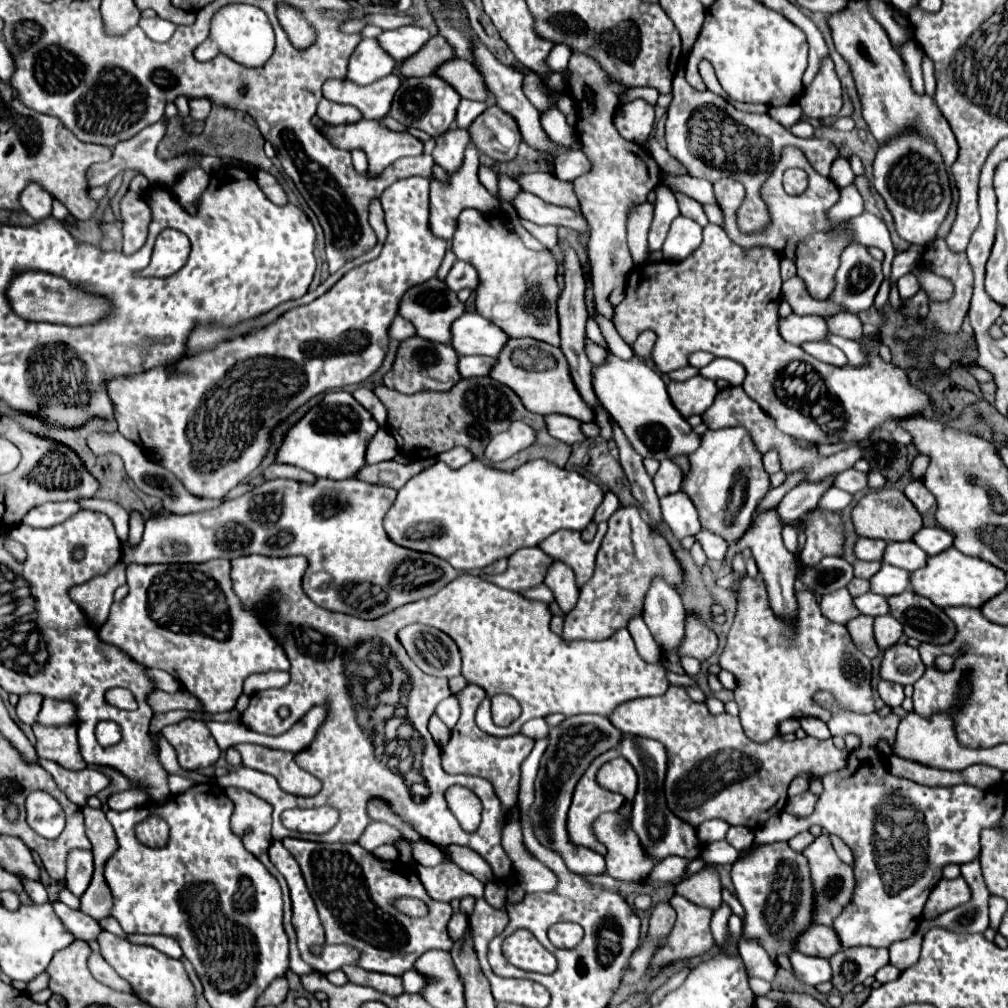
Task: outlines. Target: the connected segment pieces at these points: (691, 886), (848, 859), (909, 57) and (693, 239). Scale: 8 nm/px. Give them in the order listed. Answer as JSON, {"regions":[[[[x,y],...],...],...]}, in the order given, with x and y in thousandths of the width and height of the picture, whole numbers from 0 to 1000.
{"regions":[[[[699,859],[689,869],[678,873],[676,877],[672,877],[670,885],[676,887],[682,893],[693,897],[693,899],[711,903],[715,899],[715,873],[713,873],[713,865],[709,863],[709,859]]],[[[824,829],[824,835],[826,835],[828,843],[830,843],[830,849],[832,849],[838,857],[846,857],[846,847],[844,847],[842,839],[840,839],[834,831],[830,831],[830,829]]],[[[900,42],[900,44],[896,44],[896,48],[894,48],[894,56],[896,56],[896,60],[898,60],[904,85],[908,87],[910,93],[918,93],[916,73],[914,73],[914,56],[916,56],[916,50],[912,48],[910,42]]],[[[672,214],[666,220],[666,228],[662,232],[662,238],[658,242],[658,256],[664,260],[676,260],[680,258],[684,252],[688,252],[697,234],[695,234],[695,224],[689,222],[688,218],[680,216],[680,214]]]]}

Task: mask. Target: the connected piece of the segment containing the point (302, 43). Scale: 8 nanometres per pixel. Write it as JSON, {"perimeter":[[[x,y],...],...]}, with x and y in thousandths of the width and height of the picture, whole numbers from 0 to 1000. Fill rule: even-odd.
{"perimeter":[[[275,4],[275,18],[279,28],[283,30],[287,42],[295,48],[295,50],[303,50],[307,46],[313,44],[314,40],[314,32],[313,28],[303,20],[301,12],[287,6],[287,4]]]}

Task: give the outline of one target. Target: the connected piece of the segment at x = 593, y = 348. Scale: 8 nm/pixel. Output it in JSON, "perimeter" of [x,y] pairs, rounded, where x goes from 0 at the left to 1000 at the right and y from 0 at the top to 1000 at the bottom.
{"perimeter":[[[582,335],[582,339],[580,339],[580,343],[582,343],[582,353],[584,353],[584,357],[586,357],[590,363],[596,363],[596,361],[602,359],[602,355],[604,355],[604,349],[602,349],[602,347],[598,347],[596,343],[592,343],[592,341],[586,339],[584,335]]]}

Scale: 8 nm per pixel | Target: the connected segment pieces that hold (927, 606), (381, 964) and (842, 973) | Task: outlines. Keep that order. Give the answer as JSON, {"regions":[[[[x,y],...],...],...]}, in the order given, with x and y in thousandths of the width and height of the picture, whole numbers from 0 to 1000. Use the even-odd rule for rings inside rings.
{"regions":[[[[904,583],[896,589],[880,593],[884,611],[888,611],[902,633],[910,633],[922,639],[941,639],[949,623],[945,615],[924,595],[908,589]]],[[[283,831],[281,839],[291,847],[291,851],[295,851],[295,855],[299,859],[301,871],[305,875],[309,891],[313,893],[318,917],[322,921],[324,937],[344,937],[348,940],[354,940],[356,942],[356,954],[354,954],[356,960],[366,962],[366,964],[398,968],[412,956],[412,952],[420,944],[424,944],[428,940],[447,942],[449,933],[443,927],[443,915],[445,915],[449,903],[445,897],[432,895],[424,889],[410,859],[398,857],[396,853],[388,853],[388,855],[376,853],[368,845],[360,843],[356,837],[314,837],[314,835],[295,833],[295,831]],[[404,889],[422,893],[422,897],[426,901],[424,909],[408,911],[404,907],[394,905],[392,899],[388,897],[388,893],[404,891]]],[[[838,940],[824,950],[826,980],[834,986],[842,986],[846,978],[868,968],[868,964],[878,956],[882,956],[880,940]]]]}

